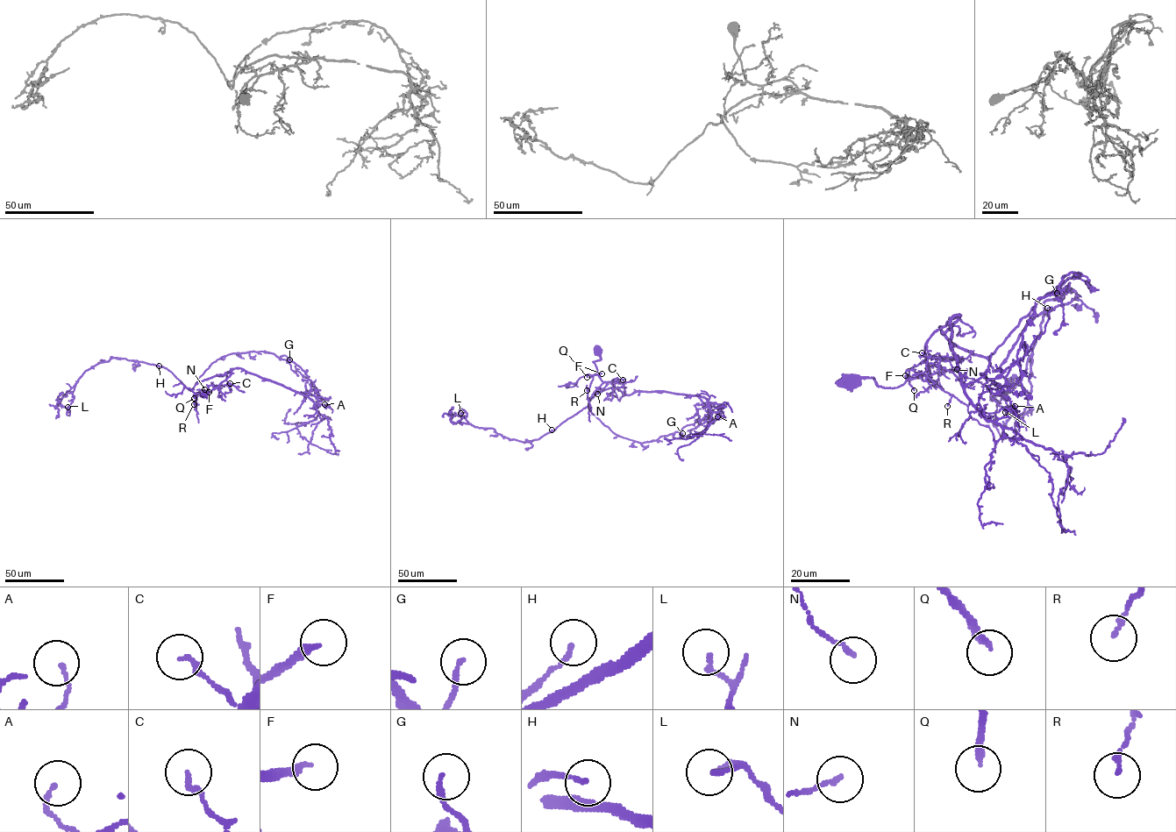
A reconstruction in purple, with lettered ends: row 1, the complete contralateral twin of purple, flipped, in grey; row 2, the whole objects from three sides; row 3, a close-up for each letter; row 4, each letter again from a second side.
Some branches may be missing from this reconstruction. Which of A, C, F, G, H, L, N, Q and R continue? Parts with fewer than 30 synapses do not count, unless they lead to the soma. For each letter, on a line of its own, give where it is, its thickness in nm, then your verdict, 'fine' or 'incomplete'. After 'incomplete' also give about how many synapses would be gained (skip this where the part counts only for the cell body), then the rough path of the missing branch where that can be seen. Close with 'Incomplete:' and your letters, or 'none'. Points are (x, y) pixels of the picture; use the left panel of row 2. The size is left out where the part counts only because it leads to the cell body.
A: at (324, 404); 120 nm thick; fine
C: at (230, 383); 160 nm thick; fine
F: at (209, 392); 200 nm thick; incomplete; about 90 synapses; missing branch runs (209, 392), (219, 391), (227, 408), (221, 421), (221, 427), (217, 429)
G: at (289, 359); 150 nm thick; fine
H: at (159, 366); 140 nm thick; fine
L: at (67, 407); 150 nm thick; fine
N: at (204, 389); 140 nm thick; fine
Q: at (194, 398); 180 nm thick; incomplete; about 30 synapses; missing branch runs (194, 398), (195, 426), (199, 430)
R: at (194, 404); 170 nm thick; fine
Incomplete: F, Q

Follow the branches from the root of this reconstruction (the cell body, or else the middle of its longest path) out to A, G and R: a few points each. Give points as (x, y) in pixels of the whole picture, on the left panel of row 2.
A: (204, 394), (224, 380), (232, 369), (240, 368), (324, 404)
G: (204, 394), (224, 380), (232, 369), (240, 368), (317, 403), (314, 384), (289, 359)
R: (204, 394), (201, 395), (204, 397), (205, 394), (200, 390), (194, 404)

